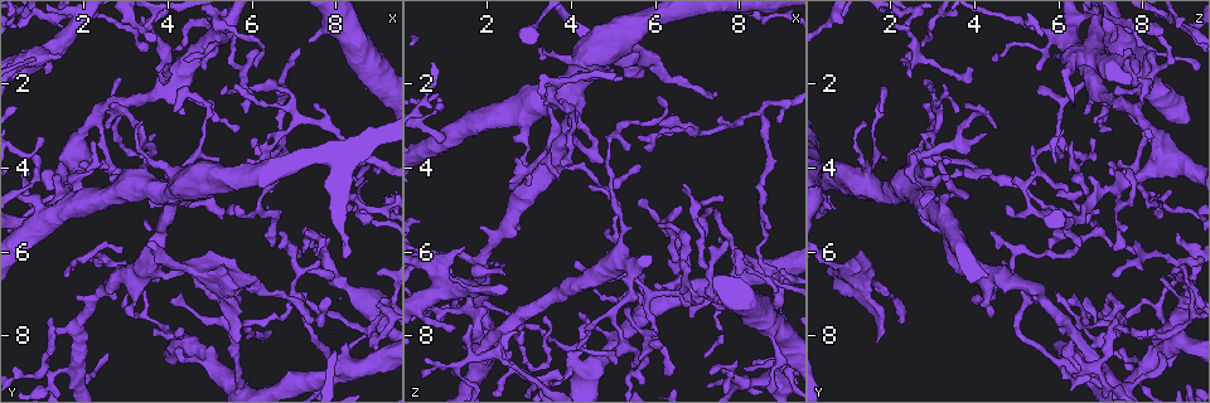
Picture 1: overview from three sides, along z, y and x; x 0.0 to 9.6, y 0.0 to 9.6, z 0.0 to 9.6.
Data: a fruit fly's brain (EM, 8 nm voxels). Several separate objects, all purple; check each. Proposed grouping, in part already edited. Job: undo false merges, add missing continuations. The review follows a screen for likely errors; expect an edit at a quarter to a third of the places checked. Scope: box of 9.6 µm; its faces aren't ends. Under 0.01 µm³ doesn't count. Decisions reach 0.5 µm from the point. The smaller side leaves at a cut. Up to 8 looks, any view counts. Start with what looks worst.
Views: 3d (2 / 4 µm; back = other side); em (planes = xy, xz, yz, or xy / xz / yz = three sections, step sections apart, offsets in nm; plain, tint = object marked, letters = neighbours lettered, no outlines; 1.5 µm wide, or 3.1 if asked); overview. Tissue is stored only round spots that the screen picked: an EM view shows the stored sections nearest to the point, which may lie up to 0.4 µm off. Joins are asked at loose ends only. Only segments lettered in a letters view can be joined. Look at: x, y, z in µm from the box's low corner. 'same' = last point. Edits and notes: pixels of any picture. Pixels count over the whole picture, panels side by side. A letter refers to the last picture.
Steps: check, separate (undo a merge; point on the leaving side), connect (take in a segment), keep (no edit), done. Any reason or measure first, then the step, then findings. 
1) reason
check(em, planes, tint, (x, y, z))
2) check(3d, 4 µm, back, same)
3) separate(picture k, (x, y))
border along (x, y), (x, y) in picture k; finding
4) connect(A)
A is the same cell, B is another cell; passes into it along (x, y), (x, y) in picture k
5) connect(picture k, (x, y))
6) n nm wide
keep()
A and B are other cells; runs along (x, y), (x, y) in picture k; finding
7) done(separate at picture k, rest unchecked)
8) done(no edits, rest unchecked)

an open end
check(em, planes, letters, (2.15, 3.40, 6.35))

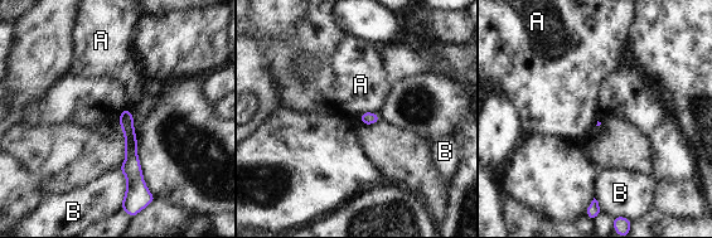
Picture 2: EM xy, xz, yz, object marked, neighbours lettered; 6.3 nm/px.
B touches over 240 nm
keep()
A and B are other cells; runs along (126, 112), (131, 141), (129, 192) in picture 2; none of them fits

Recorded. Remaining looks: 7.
three-way junction
check(em, planes, letters, (8.70, 5.25, 6.65))

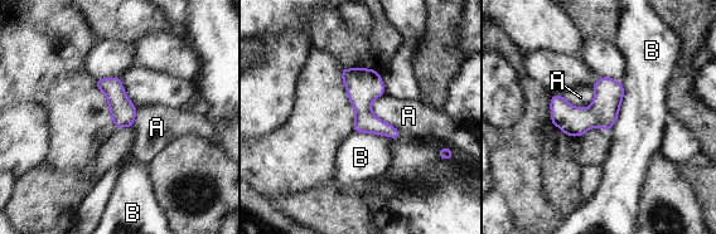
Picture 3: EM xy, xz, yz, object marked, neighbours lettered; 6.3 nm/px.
keep()
A and B are other cells; border along (622, 82), (623, 101), (609, 131) in picture 3; all the same cell

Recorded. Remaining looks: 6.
abrupt turn
check(3d, 4 µm, (0.80, 4.95, 7.65))

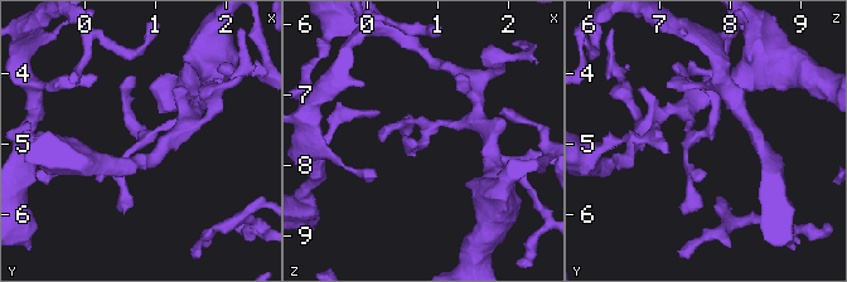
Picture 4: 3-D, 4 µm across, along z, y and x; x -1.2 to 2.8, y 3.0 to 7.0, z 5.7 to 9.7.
check(em, planes, letters, (0.85, 4.85, 7.65))

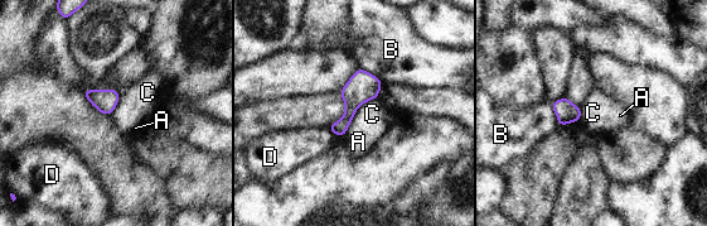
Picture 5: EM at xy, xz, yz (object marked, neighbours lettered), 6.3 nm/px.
keep()
A, B, C and D are other cells; border along (376, 97), (358, 107), (347, 129) in picture 5; continuous, no second cell

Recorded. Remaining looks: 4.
done(no edits, rest unchecked)

